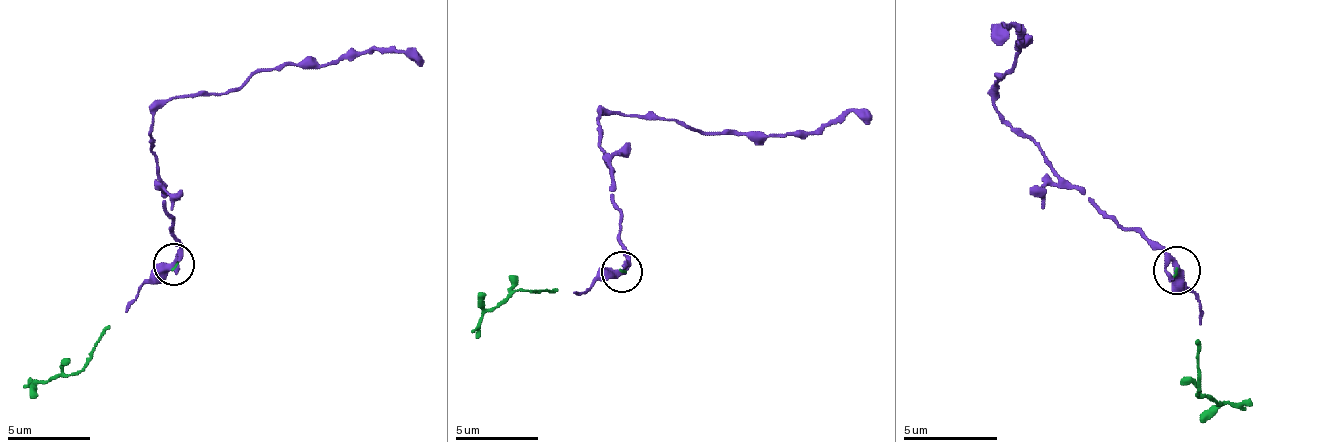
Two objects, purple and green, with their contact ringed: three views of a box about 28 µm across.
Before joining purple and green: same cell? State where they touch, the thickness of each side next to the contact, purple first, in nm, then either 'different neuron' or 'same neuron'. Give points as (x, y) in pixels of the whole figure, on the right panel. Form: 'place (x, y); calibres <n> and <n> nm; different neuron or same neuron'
place (1176, 270); calibres 400 and 60 nm; same neuron

